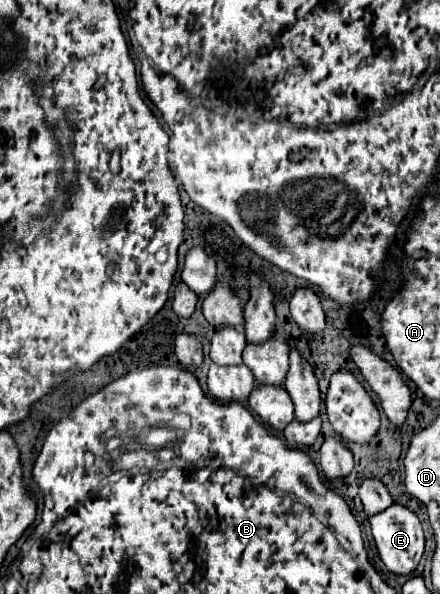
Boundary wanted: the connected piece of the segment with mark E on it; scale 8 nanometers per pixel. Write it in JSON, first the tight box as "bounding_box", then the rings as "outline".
{"bounding_box":[370,504,424,576],"outline":[[[392,504],[384,512],[370,518],[370,528],[372,528],[372,536],[376,542],[378,554],[390,572],[406,576],[416,570],[416,566],[424,554],[424,532],[422,532],[420,520],[414,512],[410,512],[408,508],[404,508],[400,504]]]}

